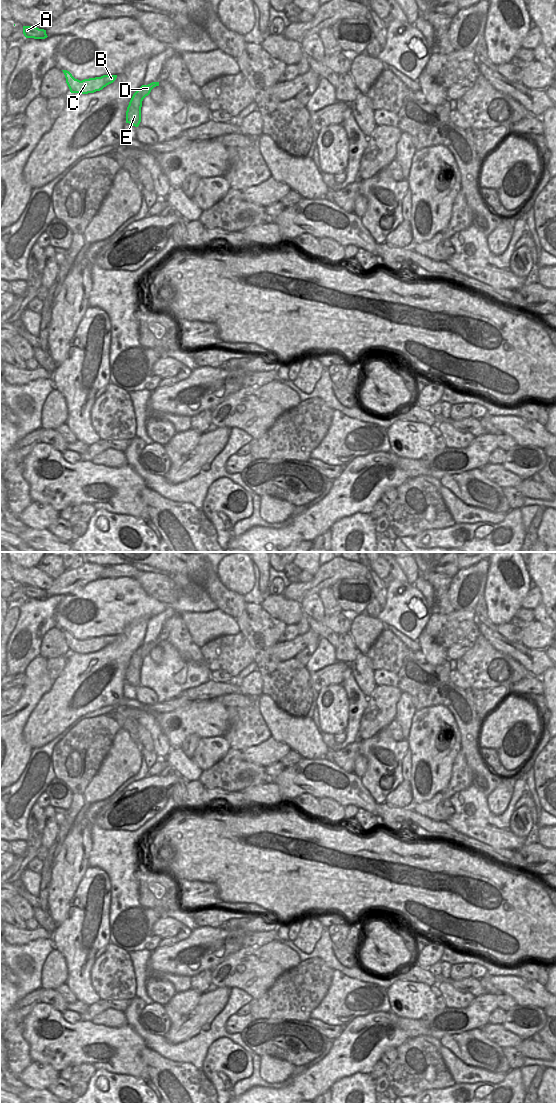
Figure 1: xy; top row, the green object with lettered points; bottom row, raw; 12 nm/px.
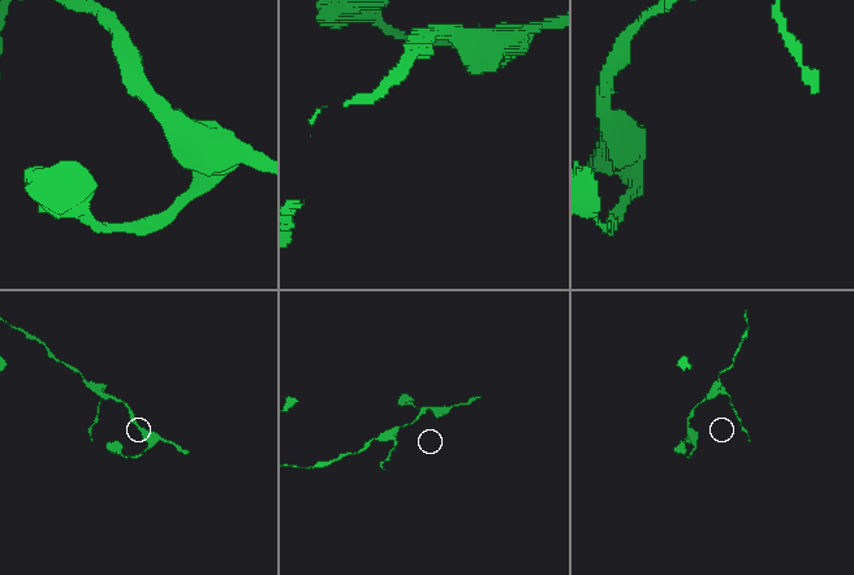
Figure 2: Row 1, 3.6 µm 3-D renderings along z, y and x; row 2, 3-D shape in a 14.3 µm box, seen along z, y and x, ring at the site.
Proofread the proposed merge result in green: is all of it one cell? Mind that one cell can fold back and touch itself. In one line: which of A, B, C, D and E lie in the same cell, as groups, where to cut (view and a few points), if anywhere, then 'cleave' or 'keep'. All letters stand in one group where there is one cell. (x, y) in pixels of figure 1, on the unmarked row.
groups A B C / D E; cut xy (130, 660), (132, 668), (127, 671); cleave

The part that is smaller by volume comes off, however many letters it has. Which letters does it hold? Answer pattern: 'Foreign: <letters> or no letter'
Foreign: D, E

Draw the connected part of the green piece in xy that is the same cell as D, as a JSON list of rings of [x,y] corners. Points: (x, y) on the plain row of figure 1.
[[[152,642],[148,645],[142,645],[132,656],[131,662],[133,669],[126,671],[127,682],[135,687],[138,687],[141,682],[141,667],[143,659],[148,656],[151,650],[159,646],[159,642]]]

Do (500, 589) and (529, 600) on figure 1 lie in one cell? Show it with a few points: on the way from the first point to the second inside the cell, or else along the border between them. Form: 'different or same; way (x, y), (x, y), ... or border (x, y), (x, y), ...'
different; border (530, 589), (522, 601), (521, 607)

